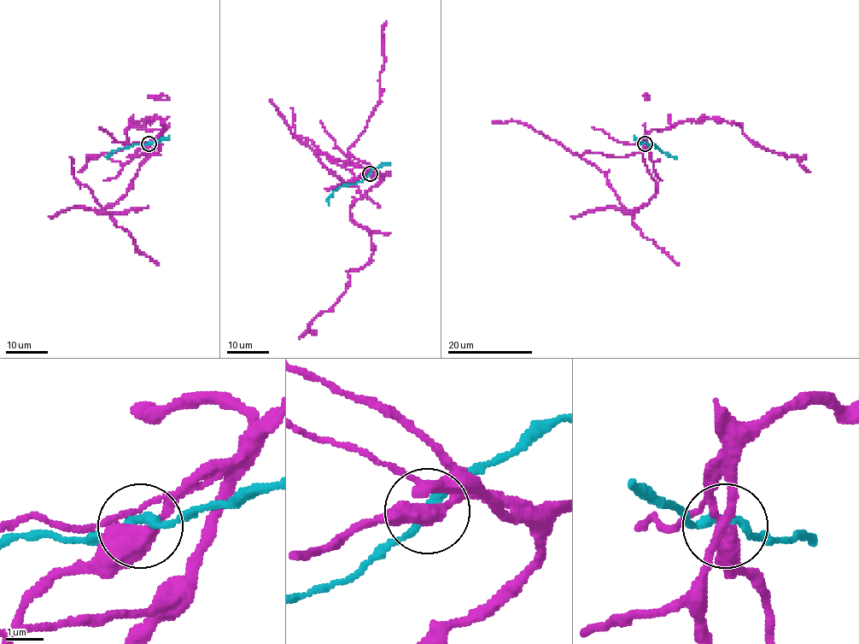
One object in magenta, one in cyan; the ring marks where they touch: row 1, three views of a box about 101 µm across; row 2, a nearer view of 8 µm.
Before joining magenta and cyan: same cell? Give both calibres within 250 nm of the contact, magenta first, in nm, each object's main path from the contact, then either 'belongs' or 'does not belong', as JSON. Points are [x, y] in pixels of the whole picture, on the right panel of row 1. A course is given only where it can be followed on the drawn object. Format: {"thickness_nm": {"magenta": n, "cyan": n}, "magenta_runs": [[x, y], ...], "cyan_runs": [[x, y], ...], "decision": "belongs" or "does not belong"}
{"thickness_nm": {"magenta": 440, "cyan": 220}, "magenta_runs": [[645, 143], [652, 130], [679, 121], [726, 120], [739, 125], [765, 148], [794, 156], [809, 172]], "cyan_runs": [[645, 143], [655, 144], [676, 158]], "decision": "does not belong"}

